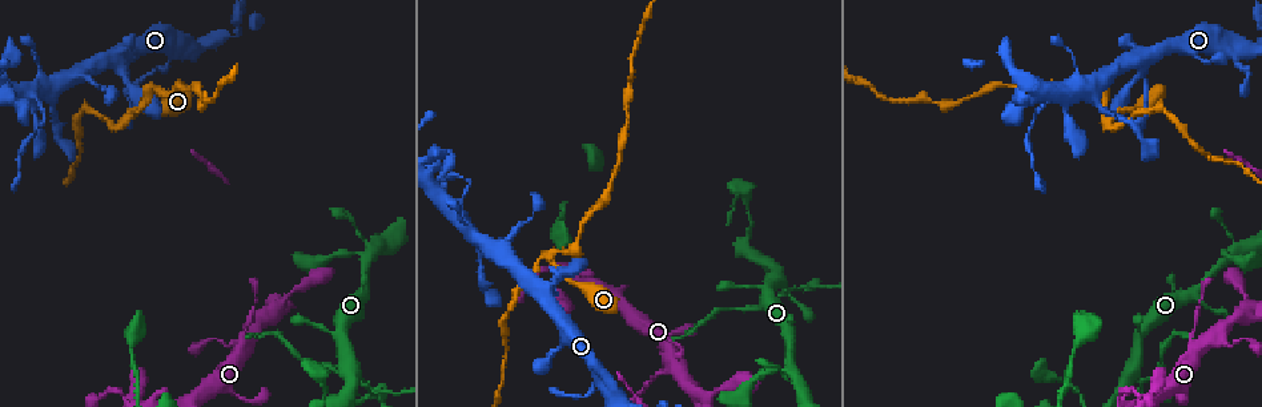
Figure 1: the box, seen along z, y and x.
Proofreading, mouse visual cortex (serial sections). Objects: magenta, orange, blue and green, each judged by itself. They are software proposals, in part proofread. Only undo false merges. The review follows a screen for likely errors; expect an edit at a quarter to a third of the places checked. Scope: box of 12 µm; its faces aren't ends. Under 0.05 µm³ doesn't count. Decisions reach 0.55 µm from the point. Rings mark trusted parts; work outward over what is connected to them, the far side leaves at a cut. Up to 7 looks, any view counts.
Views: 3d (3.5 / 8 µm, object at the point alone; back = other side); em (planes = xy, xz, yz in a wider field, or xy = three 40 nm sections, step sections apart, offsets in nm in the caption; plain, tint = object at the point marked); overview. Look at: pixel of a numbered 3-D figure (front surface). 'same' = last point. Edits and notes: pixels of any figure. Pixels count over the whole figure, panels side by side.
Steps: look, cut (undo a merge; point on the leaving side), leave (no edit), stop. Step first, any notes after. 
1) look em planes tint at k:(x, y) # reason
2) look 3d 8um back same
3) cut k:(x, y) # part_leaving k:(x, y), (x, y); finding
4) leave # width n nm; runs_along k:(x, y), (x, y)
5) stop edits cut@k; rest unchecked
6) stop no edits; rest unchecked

look 3d 8um at 1:(1224, 262) # a fork

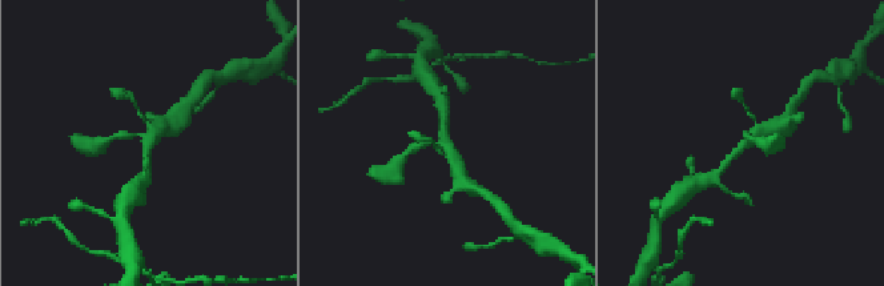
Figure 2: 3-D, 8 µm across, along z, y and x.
look 3d 3.5um at 2:(144, 141) # closer look

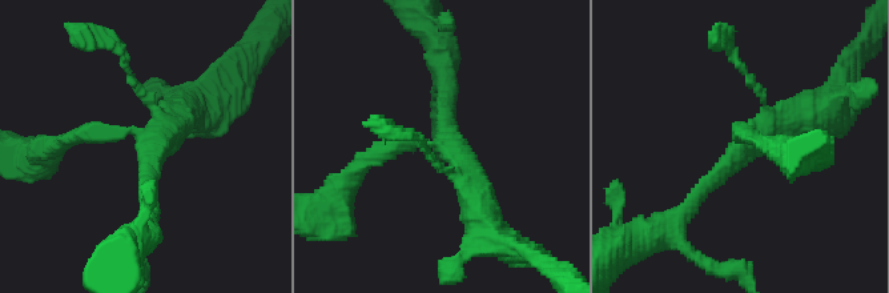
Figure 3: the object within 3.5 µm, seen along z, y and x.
look em xy step 3 tint at 3:(738, 147)

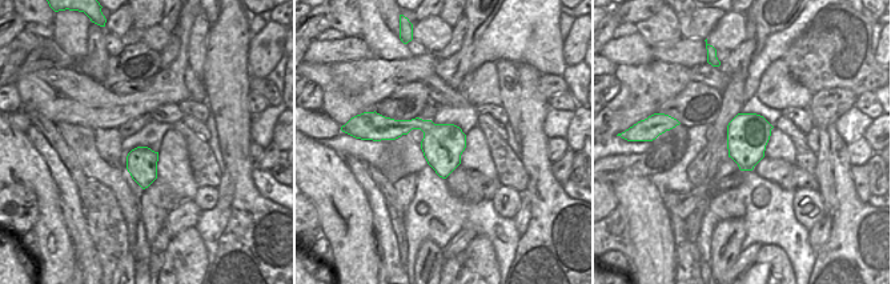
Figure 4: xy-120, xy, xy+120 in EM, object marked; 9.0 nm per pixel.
leave # width 380 nm; runs_along 3:(679, 219), (751, 136), (805, 112); one cell here

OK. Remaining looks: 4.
look 3d 3.5um back at 1:(786, 289) # thin neck

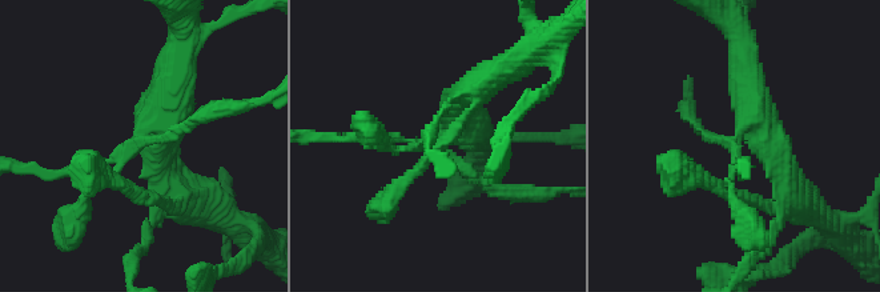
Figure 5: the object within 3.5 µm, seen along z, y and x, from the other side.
look em xy step 1 tint at 5:(739, 131)

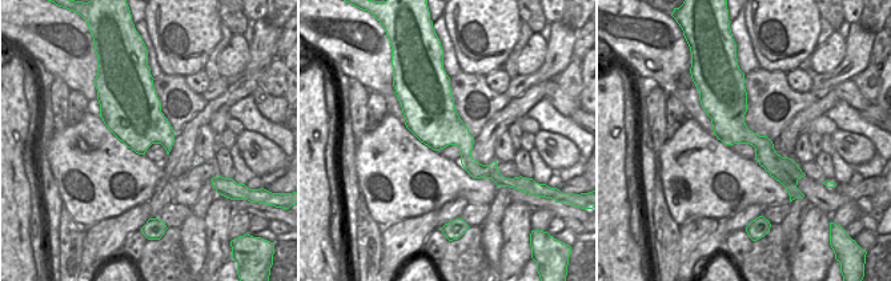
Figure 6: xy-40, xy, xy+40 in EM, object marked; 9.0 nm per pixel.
cut 5:(736, 171) # width 440 nm; part_leaving 5:(739, 132), (732, 140), (704, 136), (688, 107); a second cell is stuck on

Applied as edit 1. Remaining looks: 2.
stop edits cut@5; rest unchecked

